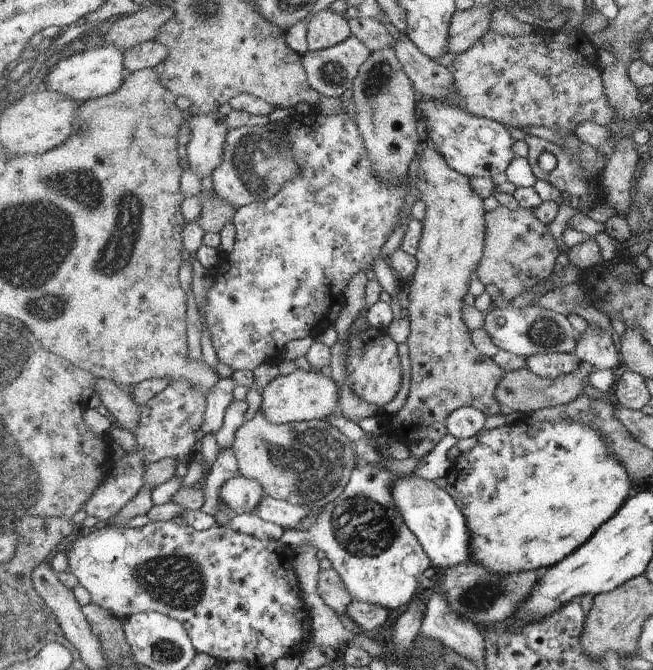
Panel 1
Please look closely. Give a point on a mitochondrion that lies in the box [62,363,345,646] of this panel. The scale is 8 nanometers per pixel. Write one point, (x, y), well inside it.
(176, 581)

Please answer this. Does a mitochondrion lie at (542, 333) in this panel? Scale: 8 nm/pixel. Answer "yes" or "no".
yes

